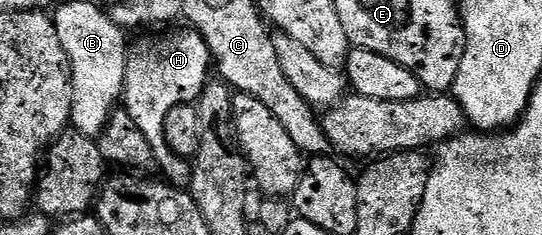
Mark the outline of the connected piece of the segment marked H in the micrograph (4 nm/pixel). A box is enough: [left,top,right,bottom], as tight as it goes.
[122,28,212,190]

